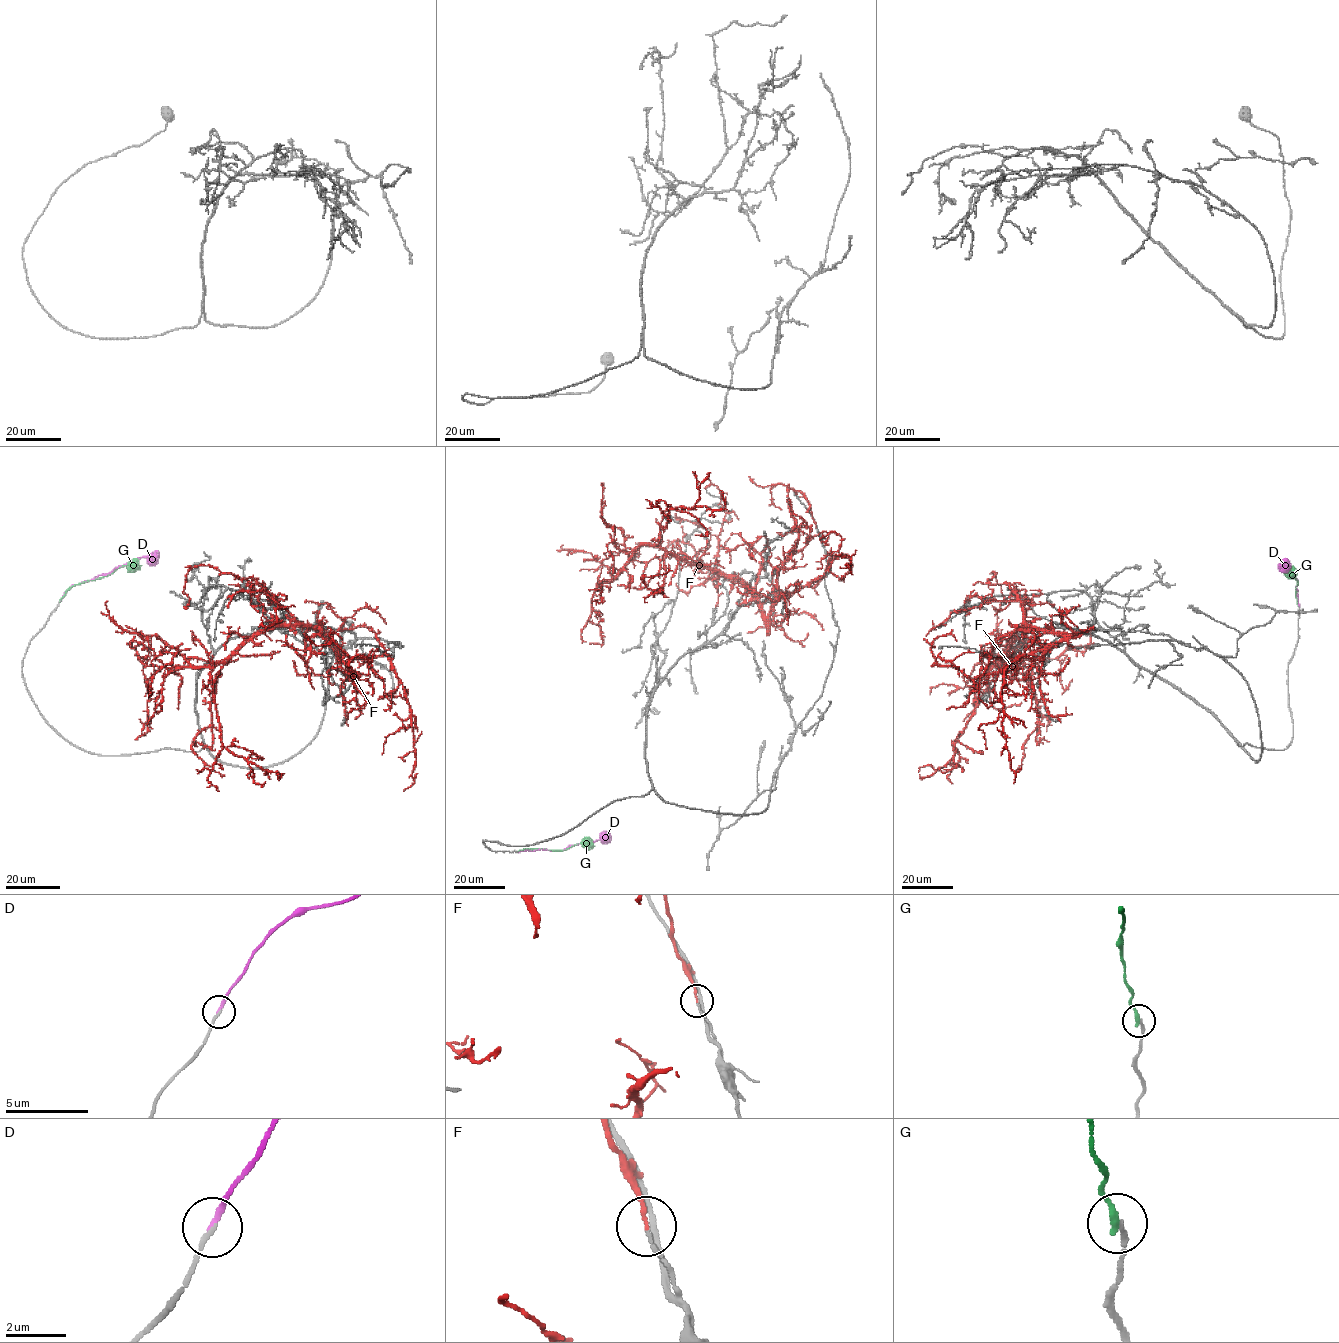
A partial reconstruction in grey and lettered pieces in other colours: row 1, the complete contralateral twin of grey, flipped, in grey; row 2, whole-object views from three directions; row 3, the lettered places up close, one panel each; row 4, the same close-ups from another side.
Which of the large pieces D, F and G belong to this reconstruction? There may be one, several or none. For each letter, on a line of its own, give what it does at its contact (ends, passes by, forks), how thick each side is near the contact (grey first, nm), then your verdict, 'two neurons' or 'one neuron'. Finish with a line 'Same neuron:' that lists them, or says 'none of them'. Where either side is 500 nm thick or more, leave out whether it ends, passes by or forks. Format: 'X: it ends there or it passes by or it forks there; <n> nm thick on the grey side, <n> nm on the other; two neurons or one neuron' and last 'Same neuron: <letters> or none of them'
D: it ends there; 140 nm thick on the grey side, 200 nm on the other; one neuron
F: it ends there; 90 nm thick on the grey side, 120 nm on the other; two neurons
G: it ends there; 140 nm thick on the grey side, 220 nm on the other; two neurons
Same neuron: D

